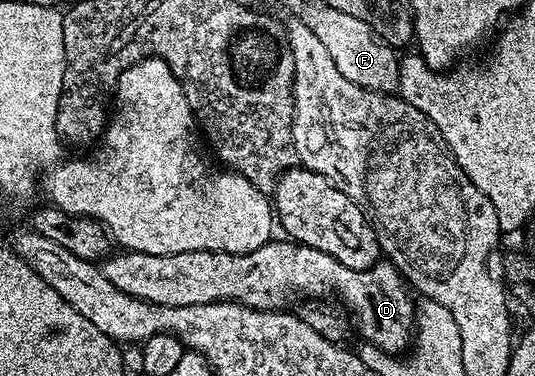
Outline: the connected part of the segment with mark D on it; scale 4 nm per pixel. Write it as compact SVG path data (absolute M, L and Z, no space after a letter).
M272 239L263 244L260 249L252 253L210 253L208 249L201 251L189 251L188 253L170 253L169 255L149 255L148 253L133 253L130 251L115 251L110 254L102 262L101 268L105 279L109 279L109 283L113 283L113 287L117 287L121 291L125 291L125 295L133 295L142 301L152 301L158 305L172 305L173 307L196 305L197 303L211 303L213 301L237 301L240 305L247 305L251 309L269 309L272 311L279 311L284 308L286 301L293 297L303 297L302 299L323 299L328 295L327 293L336 293L338 300L349 310L350 316L359 324L359 333L367 340L368 346L374 347L382 351L382 353L389 353L392 355L402 354L412 344L413 341L413 326L417 321L417 305L413 298L412 290L409 288L408 282L405 280L404 274L398 268L395 269L387 262L387 259L380 260L378 265L369 267L368 269L350 269L341 263L337 263L337 259L333 259L333 255L325 255L325 251L317 251L308 245L298 244L290 239Z

